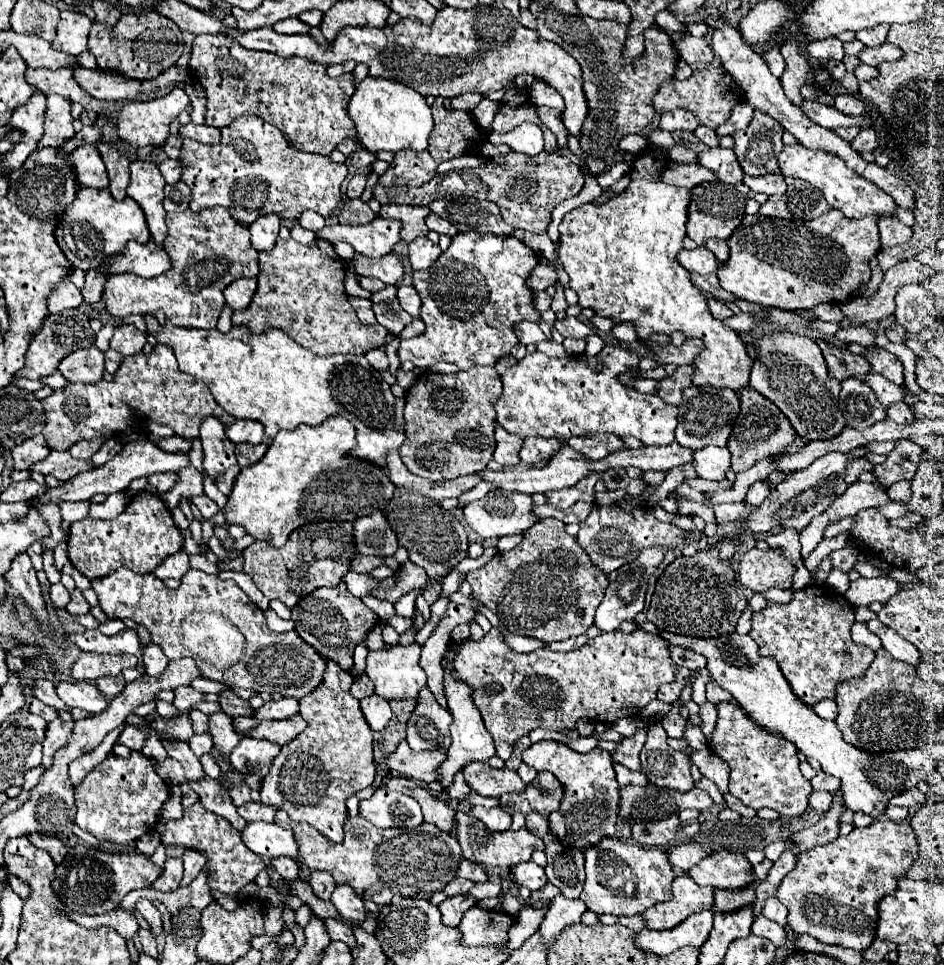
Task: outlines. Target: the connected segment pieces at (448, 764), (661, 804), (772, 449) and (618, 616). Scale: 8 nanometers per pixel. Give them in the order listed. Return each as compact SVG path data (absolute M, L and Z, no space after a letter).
M443 660L443 668L445 668L445 696L449 702L449 710L453 714L453 724L451 724L451 748L447 752L447 760L439 766L437 770L437 782L441 782L441 786L447 790L453 784L453 778L457 772L463 770L463 766L467 766L469 762L487 762L491 756L495 756L495 744L491 734L485 730L485 724L481 720L481 714L477 710L477 706L471 700L471 690L469 686L465 686L463 682L455 680Z
M653 784L645 788L625 786L621 790L619 816L633 820L661 820L685 809L703 811L711 804L713 800L705 790L689 790L681 794L669 788L657 788Z
M743 388L741 412L739 412L737 420L733 422L731 438L727 442L727 448L731 450L731 470L743 472L743 470L751 468L759 458L767 458L767 456L783 450L785 446L789 446L795 436L797 436L797 432L793 430L789 420L771 400L767 400L765 396L761 396L759 392L751 390L751 388Z
M659 546L647 548L635 558L635 562L629 562L627 566L621 566L619 570L609 574L609 586L607 586L603 602L599 604L597 614L595 614L595 626L599 626L603 632L613 632L613 630L617 630L621 626L621 622L633 620L643 610L647 580L657 570L657 566L665 558L665 554L667 554L667 550L663 550Z

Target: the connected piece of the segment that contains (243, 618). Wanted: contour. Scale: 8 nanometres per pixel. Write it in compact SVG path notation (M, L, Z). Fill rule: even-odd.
M119 568L109 576L91 580L91 588L99 598L99 608L109 620L131 618L145 626L151 634L151 640L163 648L169 660L187 658L187 650L191 650L195 654L191 658L209 662L197 662L203 678L231 688L251 688L269 694L279 692L281 696L291 696L297 700L313 692L323 680L325 660L317 654L317 650L305 644L295 630L285 634L269 630L263 612L247 600L247 594L233 580L219 580L217 576L189 570L181 578L181 586L171 590L155 574L141 576L129 568ZM215 612L221 612L223 616Z

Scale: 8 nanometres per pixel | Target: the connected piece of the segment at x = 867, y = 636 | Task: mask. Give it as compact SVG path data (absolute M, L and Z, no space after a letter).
M855 622L855 624L853 624L853 628L851 628L851 638L853 638L853 642L863 644L863 646L869 646L869 648L875 650L875 652L882 646L879 638L867 628L865 622Z

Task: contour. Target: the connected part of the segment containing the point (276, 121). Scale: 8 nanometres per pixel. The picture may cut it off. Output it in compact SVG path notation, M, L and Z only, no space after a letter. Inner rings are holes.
M221 34L195 36L189 72L207 94L205 124L209 126L223 128L241 114L257 114L277 126L297 150L323 156L329 156L347 136L357 136L347 114L347 102L355 92L351 72L341 78L329 78L323 64L247 50Z

